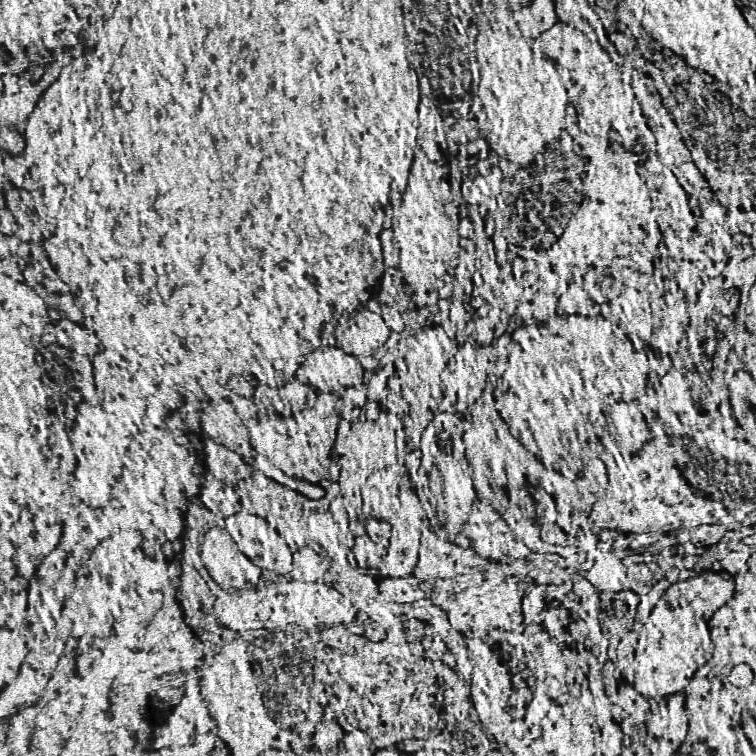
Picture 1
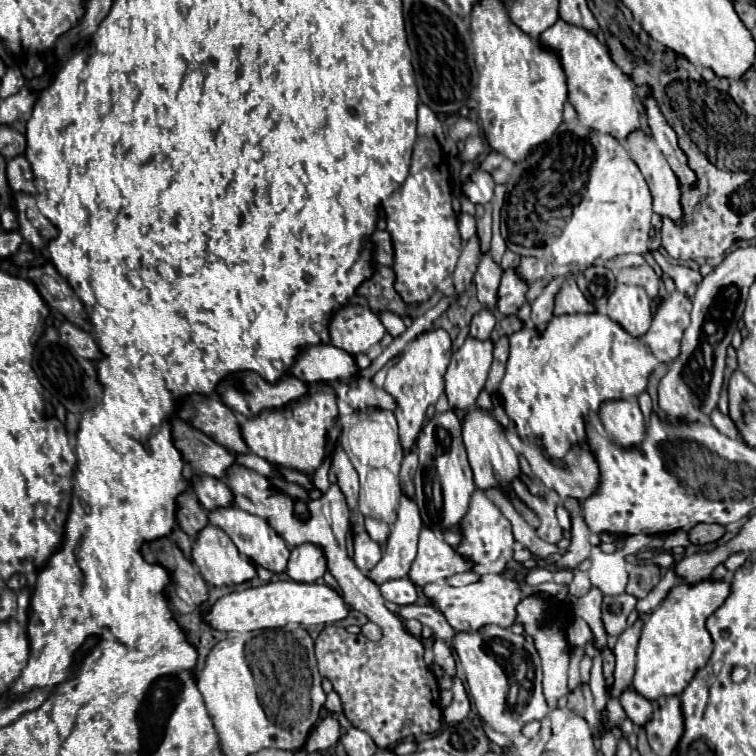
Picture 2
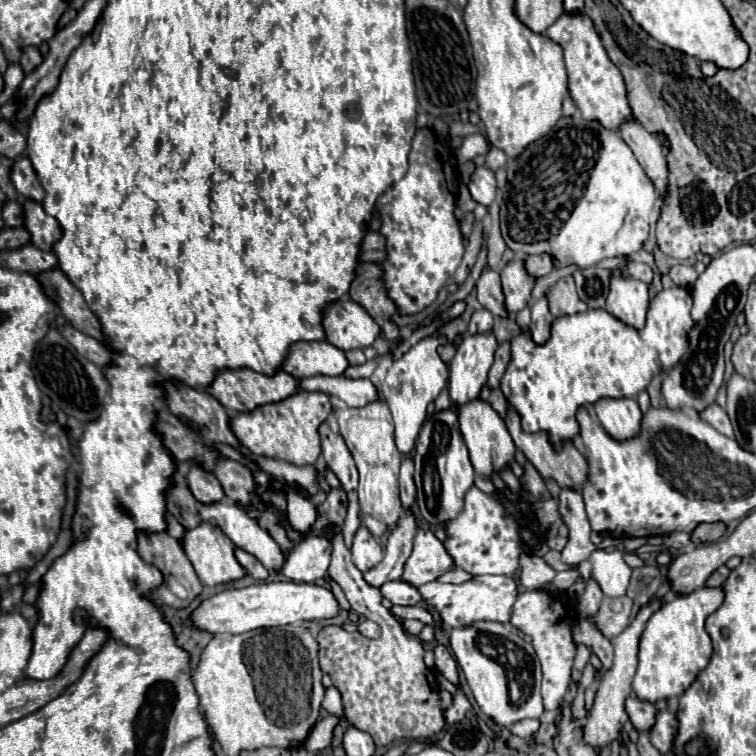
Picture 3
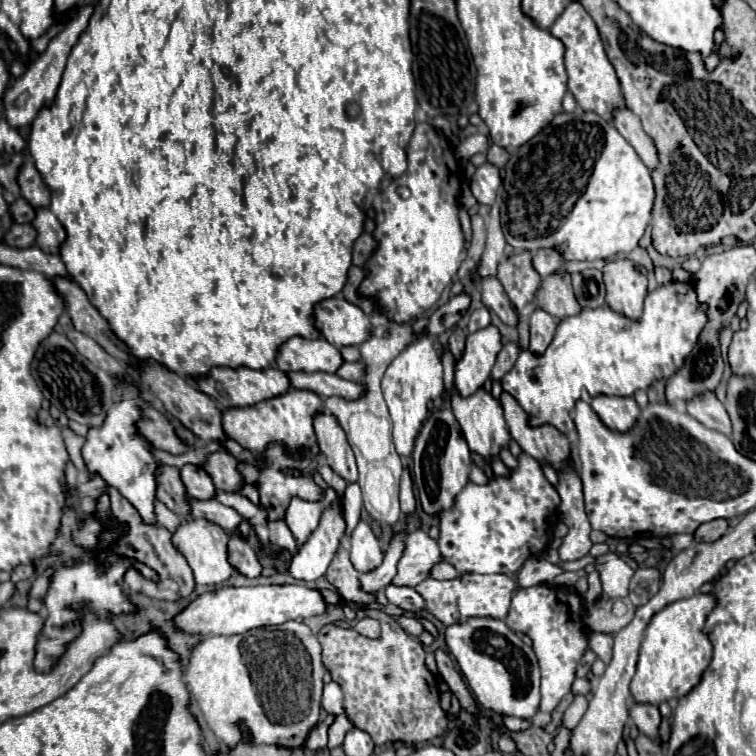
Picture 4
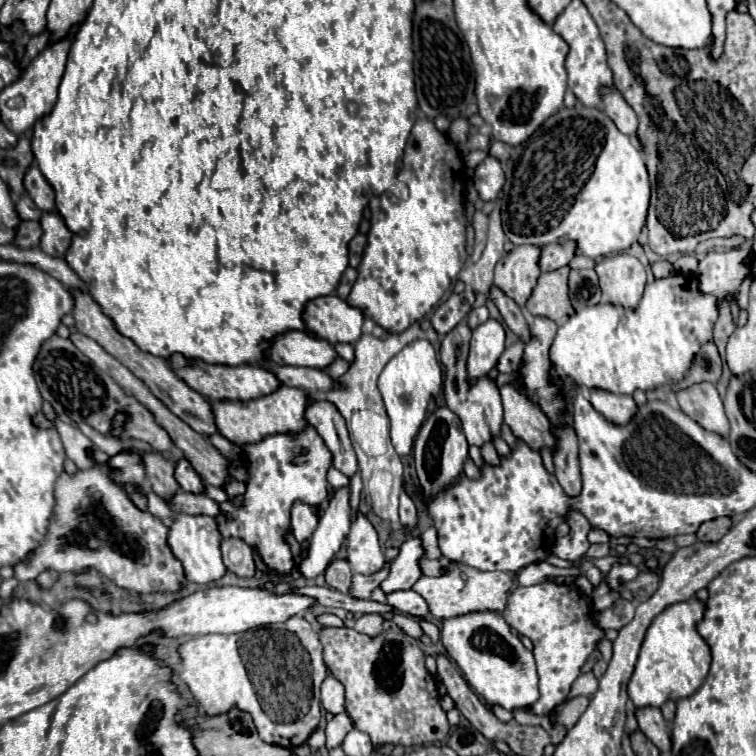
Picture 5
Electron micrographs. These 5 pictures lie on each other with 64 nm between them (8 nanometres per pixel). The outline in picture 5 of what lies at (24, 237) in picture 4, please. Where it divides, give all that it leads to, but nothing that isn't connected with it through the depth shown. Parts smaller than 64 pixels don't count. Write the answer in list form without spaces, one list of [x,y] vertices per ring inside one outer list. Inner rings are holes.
[[[26,220],[18,226],[18,234],[16,234],[14,244],[20,248],[36,248],[40,244],[40,236],[42,236],[40,222]]]

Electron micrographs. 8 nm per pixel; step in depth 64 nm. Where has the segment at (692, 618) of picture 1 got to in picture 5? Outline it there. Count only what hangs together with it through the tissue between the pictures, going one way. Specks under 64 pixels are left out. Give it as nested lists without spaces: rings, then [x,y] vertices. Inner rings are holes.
[[[678,602],[660,612],[642,642],[634,674],[628,682],[628,696],[636,708],[660,708],[666,700],[678,700],[694,694],[710,668],[710,648],[696,632],[696,624],[704,616],[704,602]]]

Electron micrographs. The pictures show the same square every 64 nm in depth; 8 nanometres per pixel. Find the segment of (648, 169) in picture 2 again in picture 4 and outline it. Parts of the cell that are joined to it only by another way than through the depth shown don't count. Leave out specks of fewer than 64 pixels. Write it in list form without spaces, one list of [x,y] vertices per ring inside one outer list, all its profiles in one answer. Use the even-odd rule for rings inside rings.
[[[614,108],[612,110],[612,124],[634,146],[634,150],[638,152],[638,156],[642,158],[642,162],[650,170],[654,170],[656,164],[658,164],[656,148],[654,148],[652,140],[648,138],[648,134],[642,130],[640,118],[632,110],[628,110],[628,108]]]

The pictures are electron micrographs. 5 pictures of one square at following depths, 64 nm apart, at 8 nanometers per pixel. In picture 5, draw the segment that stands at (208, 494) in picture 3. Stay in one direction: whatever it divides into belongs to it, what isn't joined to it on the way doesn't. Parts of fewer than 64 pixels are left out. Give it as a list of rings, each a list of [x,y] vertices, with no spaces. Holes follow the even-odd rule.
[[[178,460],[176,468],[174,468],[174,478],[180,484],[180,488],[184,492],[192,492],[192,494],[200,494],[204,490],[204,482],[202,478],[192,470],[192,466],[188,464],[188,460]]]

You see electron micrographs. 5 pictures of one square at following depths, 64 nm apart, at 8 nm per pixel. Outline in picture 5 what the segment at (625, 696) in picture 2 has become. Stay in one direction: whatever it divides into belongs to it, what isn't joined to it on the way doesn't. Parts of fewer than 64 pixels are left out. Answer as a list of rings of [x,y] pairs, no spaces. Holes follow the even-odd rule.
[[[640,708],[636,710],[640,730],[660,748],[660,752],[668,754],[672,750],[672,740],[668,732],[668,724],[658,708]]]

